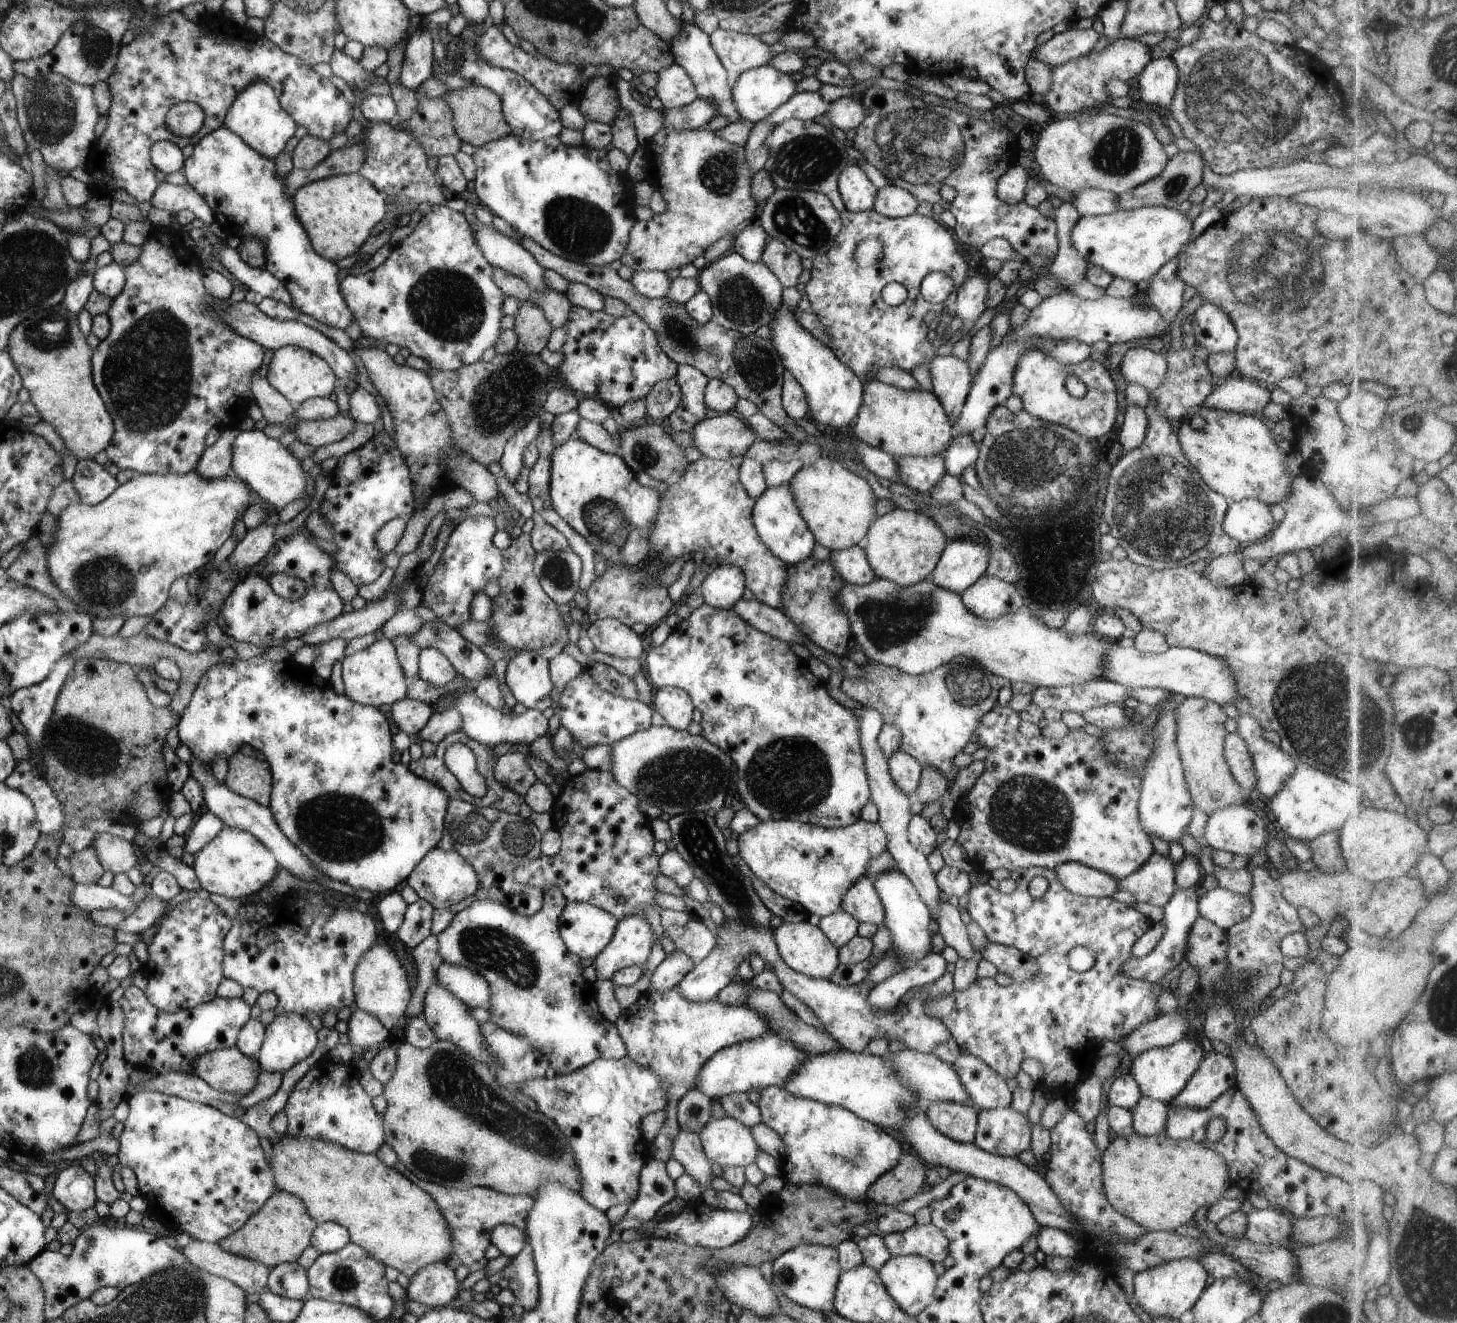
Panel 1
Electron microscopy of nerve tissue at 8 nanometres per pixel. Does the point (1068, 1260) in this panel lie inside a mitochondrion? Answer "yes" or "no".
no

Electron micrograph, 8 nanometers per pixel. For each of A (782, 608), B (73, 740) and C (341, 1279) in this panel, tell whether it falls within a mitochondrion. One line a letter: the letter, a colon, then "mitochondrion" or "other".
A: other
B: mitochondrion
C: mitochondrion

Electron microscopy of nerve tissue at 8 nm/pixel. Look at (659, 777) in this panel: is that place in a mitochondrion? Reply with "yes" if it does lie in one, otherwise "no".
yes

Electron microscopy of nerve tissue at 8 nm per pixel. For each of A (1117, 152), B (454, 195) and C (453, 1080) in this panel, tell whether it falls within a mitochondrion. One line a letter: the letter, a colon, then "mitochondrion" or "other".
A: mitochondrion
B: other
C: mitochondrion

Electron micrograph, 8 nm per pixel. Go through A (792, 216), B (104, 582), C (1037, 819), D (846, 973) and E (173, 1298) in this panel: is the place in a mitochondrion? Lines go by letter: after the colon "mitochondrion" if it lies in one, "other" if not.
A: mitochondrion
B: mitochondrion
C: mitochondrion
D: other
E: mitochondrion

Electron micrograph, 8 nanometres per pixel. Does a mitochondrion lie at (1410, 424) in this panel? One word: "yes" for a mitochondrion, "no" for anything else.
yes

